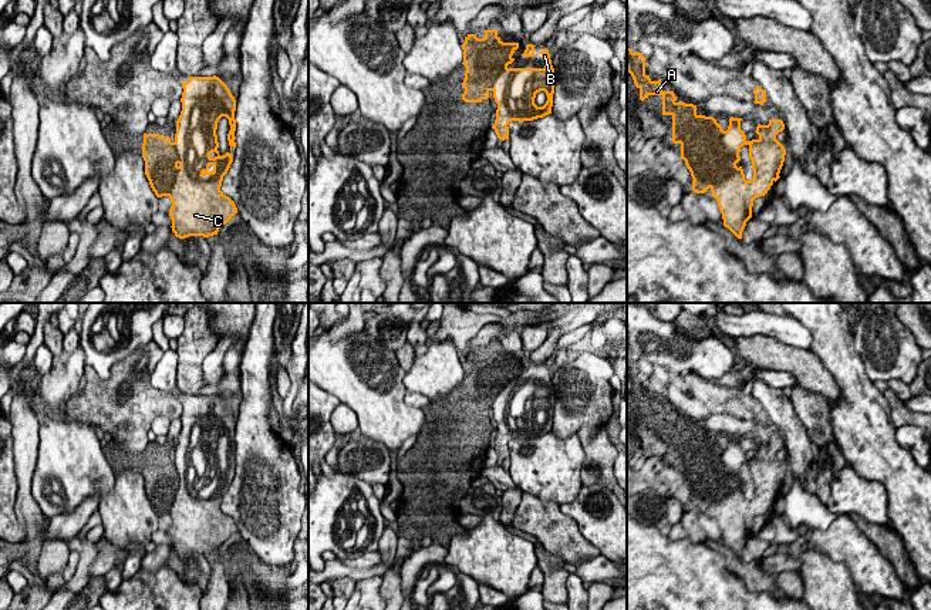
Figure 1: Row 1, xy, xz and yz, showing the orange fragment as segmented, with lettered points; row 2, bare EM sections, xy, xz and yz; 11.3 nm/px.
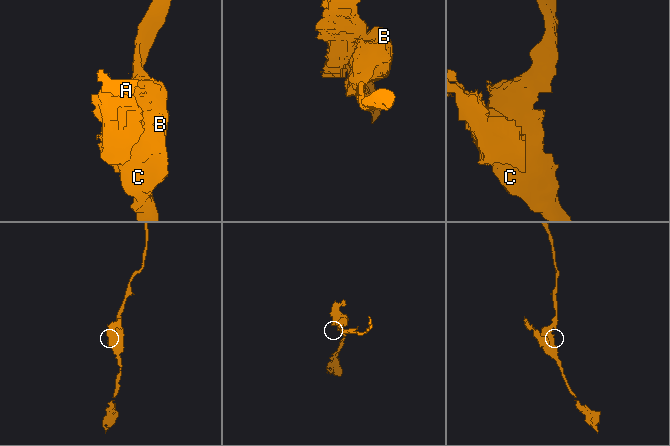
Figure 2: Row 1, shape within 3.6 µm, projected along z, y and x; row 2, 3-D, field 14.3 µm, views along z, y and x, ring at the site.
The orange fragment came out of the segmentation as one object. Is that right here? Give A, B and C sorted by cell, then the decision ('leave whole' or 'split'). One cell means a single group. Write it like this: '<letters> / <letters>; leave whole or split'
A B C; leave whole

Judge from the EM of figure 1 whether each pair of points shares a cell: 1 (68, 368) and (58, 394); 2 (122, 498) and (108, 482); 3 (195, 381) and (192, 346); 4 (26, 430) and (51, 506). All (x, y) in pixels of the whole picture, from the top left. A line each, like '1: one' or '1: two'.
1: one
2: two
3: one
4: two

